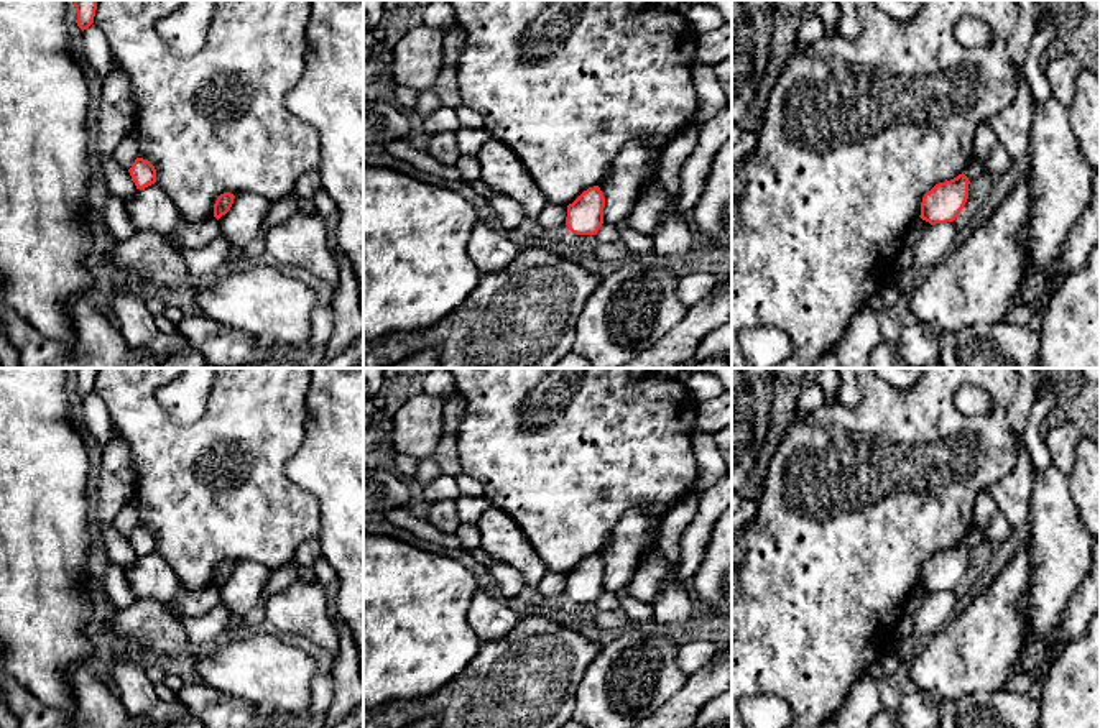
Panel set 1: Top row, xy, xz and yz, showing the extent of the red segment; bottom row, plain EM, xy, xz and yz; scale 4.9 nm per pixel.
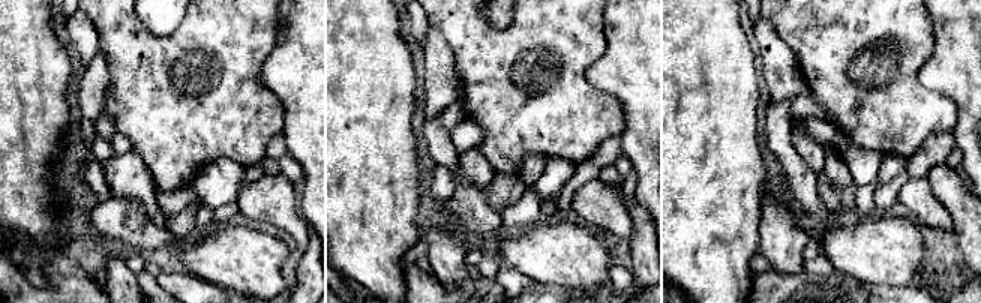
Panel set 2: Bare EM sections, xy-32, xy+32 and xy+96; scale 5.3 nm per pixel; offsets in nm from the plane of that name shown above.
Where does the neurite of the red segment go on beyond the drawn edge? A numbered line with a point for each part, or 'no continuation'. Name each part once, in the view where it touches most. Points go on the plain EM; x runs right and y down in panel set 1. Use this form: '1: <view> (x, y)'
no continuation

